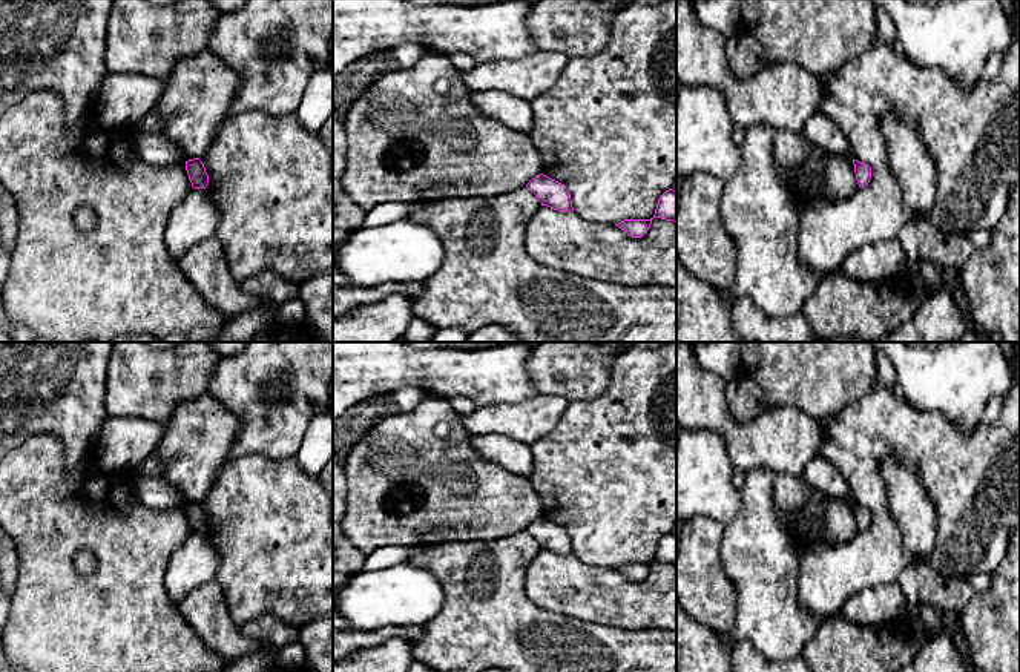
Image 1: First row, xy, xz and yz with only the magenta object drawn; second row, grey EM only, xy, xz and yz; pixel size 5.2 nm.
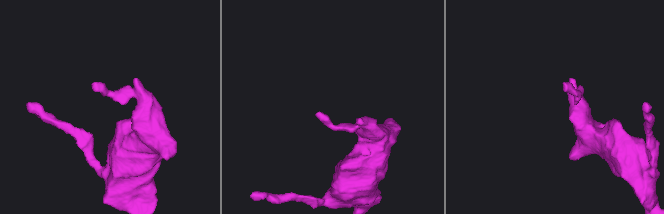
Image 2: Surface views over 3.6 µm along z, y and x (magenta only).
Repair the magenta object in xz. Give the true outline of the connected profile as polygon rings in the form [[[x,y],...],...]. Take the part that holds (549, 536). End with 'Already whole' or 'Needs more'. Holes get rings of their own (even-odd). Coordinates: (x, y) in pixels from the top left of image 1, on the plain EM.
[[[543,517],[532,522],[526,531],[538,542],[541,549],[548,549],[558,555],[574,554],[571,537],[566,529]]]. Already whole

